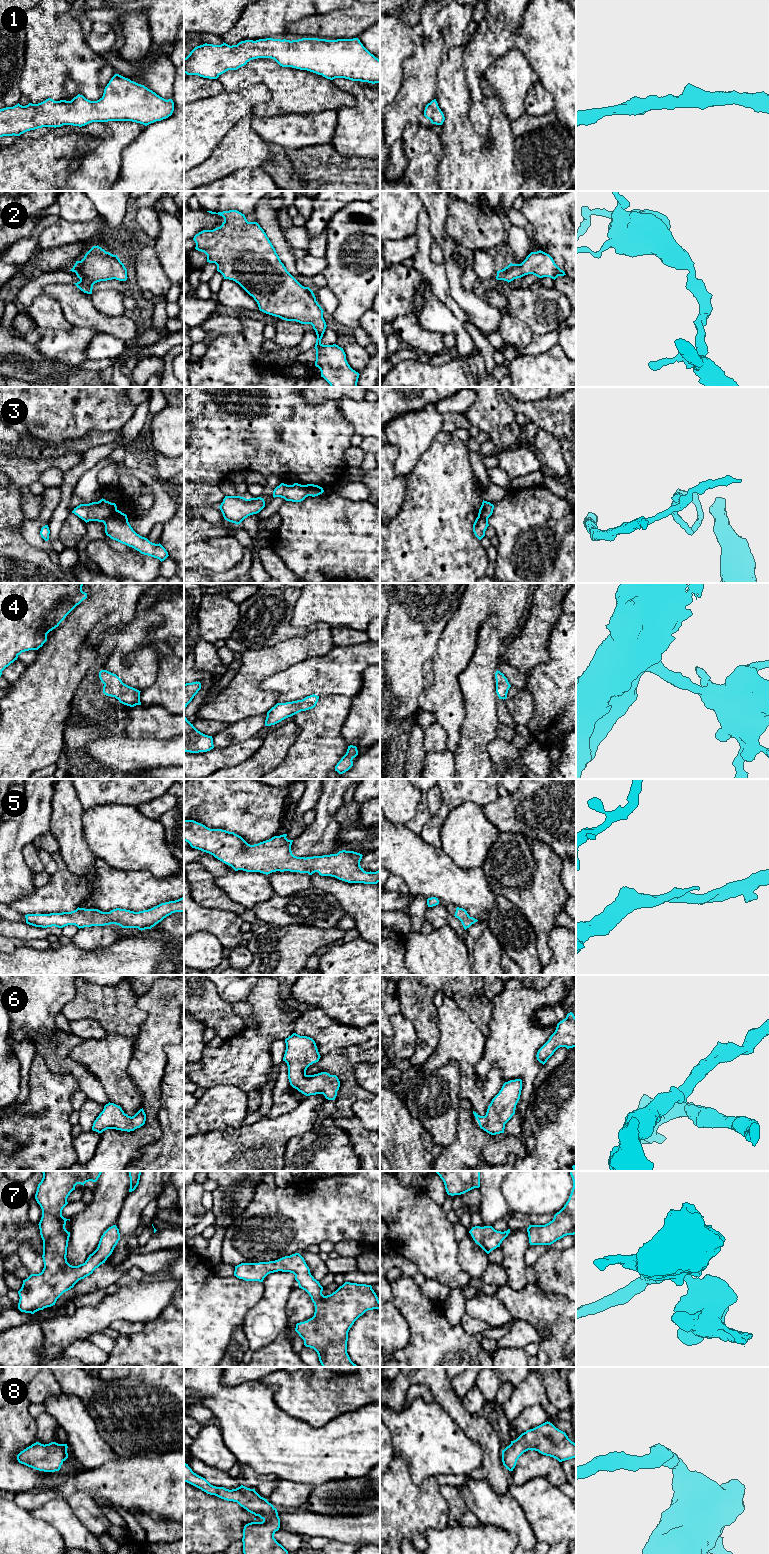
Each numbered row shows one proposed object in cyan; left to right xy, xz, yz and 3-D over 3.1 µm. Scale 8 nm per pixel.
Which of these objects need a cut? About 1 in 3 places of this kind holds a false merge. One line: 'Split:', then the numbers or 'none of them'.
Split: 3

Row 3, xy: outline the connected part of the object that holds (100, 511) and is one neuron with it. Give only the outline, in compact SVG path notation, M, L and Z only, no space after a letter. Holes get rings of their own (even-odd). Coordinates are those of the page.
M101 499L98 502L89 504L80 504L72 513L84 520L86 523L89 521L105 522L117 510L115 503Z

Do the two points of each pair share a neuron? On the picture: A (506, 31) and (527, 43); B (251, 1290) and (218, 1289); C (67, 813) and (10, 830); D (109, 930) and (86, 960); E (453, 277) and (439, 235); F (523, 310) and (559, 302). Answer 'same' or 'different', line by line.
A: different
B: same
C: different
D: different
E: same
F: same

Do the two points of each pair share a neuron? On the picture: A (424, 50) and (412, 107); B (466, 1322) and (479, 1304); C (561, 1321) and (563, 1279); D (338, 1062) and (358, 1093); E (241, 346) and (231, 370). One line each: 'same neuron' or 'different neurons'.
A: same neuron
B: different neurons
C: different neurons
D: same neuron
E: same neuron

